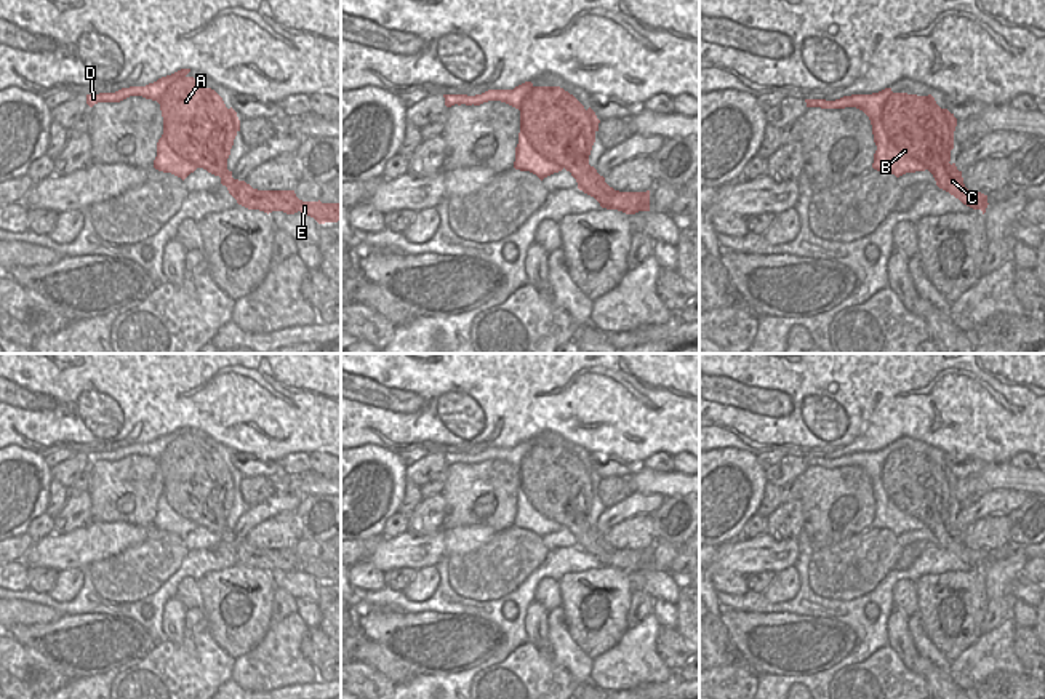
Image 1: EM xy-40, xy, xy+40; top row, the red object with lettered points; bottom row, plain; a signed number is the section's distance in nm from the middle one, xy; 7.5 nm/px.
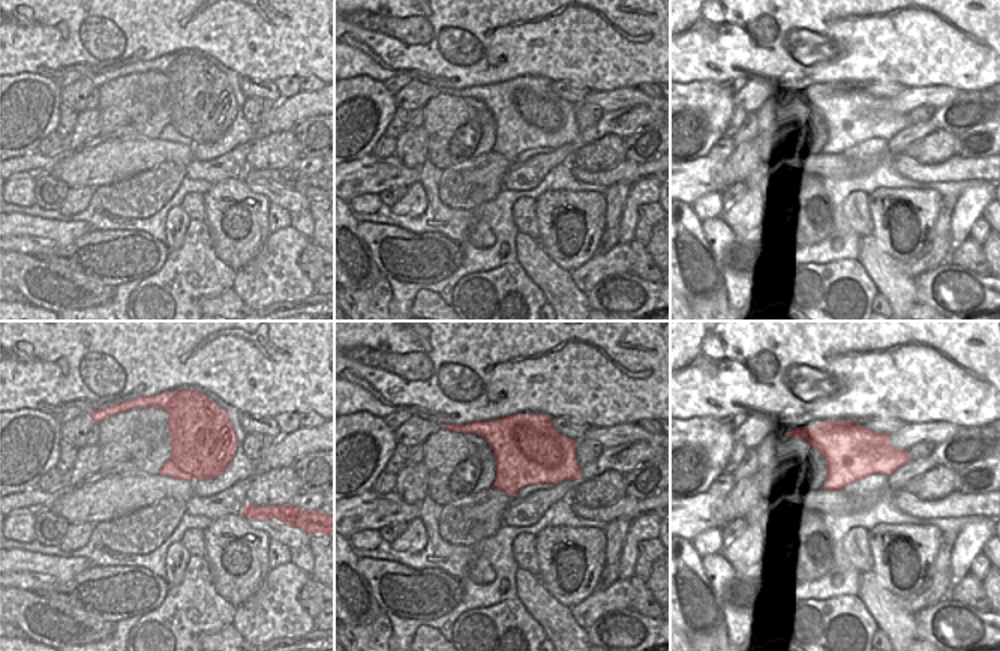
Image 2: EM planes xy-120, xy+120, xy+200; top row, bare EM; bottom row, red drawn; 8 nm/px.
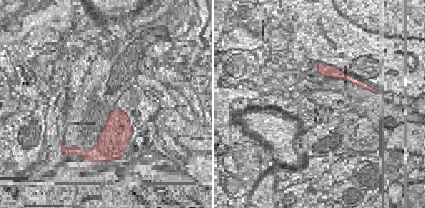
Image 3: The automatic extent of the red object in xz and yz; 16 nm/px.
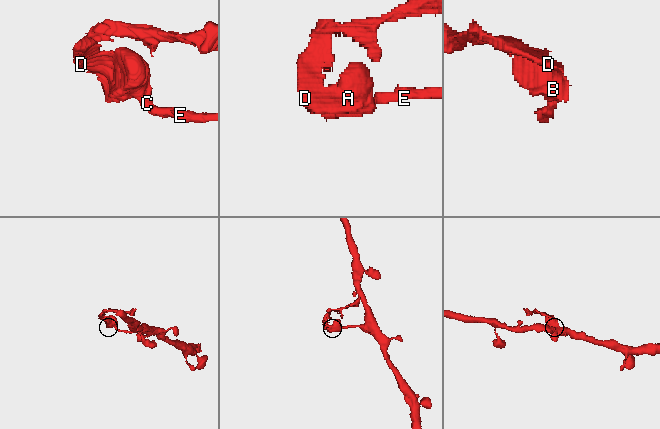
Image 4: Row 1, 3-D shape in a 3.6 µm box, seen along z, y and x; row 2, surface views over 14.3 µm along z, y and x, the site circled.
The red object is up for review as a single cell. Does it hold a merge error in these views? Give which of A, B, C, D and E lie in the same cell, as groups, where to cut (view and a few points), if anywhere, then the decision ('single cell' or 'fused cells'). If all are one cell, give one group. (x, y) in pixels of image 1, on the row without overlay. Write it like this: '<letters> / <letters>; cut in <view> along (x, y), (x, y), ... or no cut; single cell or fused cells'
A B C E / D; cut in xy-40 along (109, 451), (109, 456), (114, 459); fused cells

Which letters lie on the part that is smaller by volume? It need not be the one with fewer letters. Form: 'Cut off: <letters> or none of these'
Cut off: D.

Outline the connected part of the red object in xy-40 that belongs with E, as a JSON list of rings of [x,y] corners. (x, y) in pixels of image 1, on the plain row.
[[[181,427],[146,445],[122,446],[109,453],[109,459],[114,461],[142,454],[160,462],[163,493],[157,501],[155,528],[184,539],[197,526],[203,526],[219,534],[237,561],[248,568],[267,573],[301,569],[318,582],[341,579],[341,561],[302,560],[294,549],[258,549],[234,537],[227,528],[227,517],[240,489],[237,470],[227,467],[214,448],[189,435],[189,430],[190,427]]]

